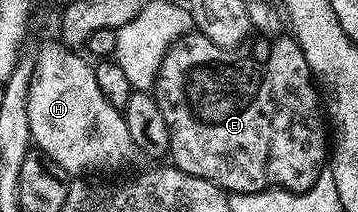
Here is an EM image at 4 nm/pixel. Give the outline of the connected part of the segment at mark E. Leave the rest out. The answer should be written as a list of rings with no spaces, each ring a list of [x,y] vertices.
[[[190,34],[174,41],[158,70],[155,95],[159,110],[163,110],[163,118],[167,118],[169,156],[175,167],[195,178],[203,178],[207,182],[216,184],[218,188],[229,194],[234,192],[261,192],[265,188],[285,188],[289,192],[305,192],[317,181],[321,169],[327,164],[327,120],[323,115],[323,104],[319,99],[313,74],[307,66],[307,58],[303,58],[303,50],[296,40],[292,38],[281,39],[274,39],[270,43],[274,44],[270,48],[263,49],[258,56],[237,56],[241,54],[215,46],[215,42],[211,42],[206,36],[200,34]]]

